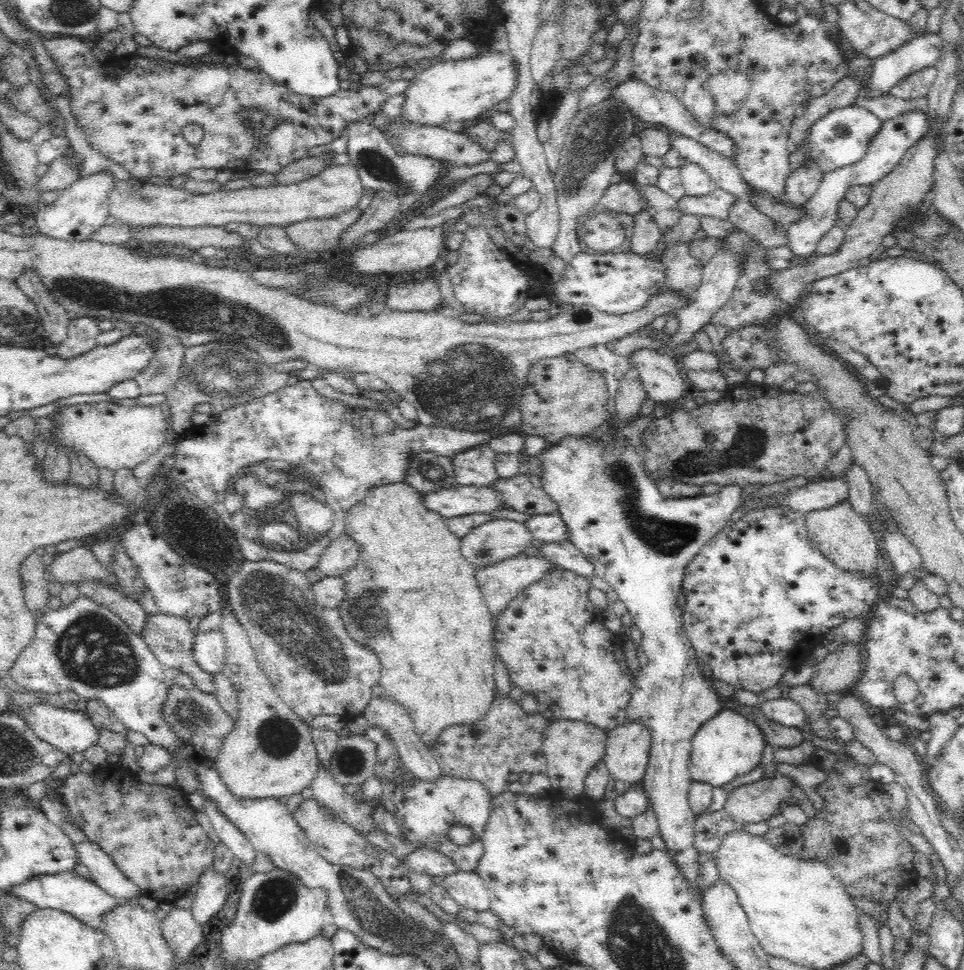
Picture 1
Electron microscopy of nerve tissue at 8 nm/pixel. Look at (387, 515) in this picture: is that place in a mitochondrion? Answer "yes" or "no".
no

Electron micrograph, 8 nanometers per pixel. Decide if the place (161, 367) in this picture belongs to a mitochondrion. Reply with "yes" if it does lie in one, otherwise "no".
yes

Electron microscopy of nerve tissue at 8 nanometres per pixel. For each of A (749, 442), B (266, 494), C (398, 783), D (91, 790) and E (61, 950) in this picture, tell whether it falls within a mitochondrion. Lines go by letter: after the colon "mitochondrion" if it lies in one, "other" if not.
A: mitochondrion
B: mitochondrion
C: other
D: other
E: other

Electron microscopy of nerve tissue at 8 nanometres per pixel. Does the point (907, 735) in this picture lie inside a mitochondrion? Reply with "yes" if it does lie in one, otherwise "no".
no

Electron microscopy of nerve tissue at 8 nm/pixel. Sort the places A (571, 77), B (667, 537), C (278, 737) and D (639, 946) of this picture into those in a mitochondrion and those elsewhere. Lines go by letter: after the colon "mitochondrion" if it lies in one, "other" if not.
A: other
B: mitochondrion
C: mitochondrion
D: mitochondrion

